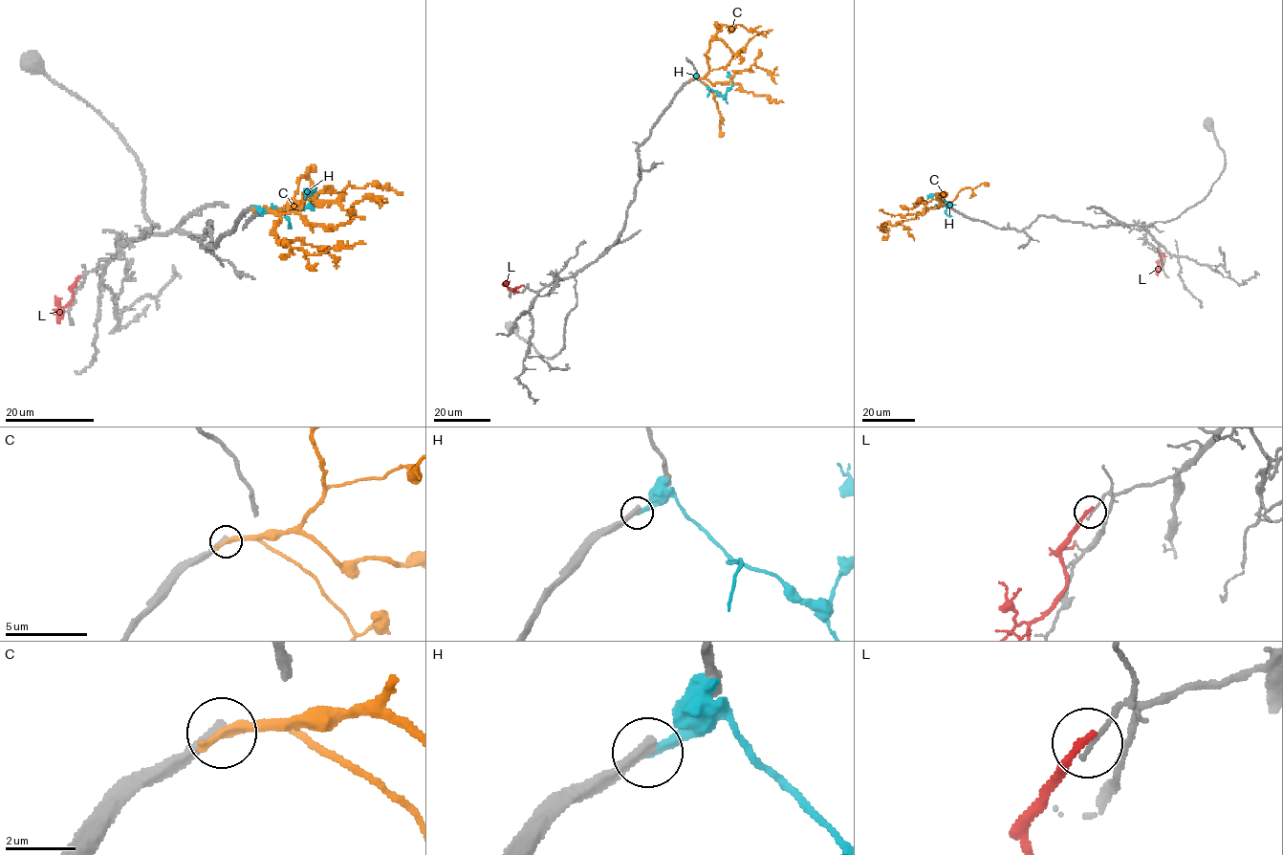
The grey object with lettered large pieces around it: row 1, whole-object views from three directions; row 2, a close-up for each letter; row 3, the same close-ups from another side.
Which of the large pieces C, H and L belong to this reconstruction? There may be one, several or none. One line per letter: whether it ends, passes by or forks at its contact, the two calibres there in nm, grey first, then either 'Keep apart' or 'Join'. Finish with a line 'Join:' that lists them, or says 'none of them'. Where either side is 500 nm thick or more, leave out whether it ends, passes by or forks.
C: It ends there. Thickness 400 nm (grey) against 360 nm. Keep apart
H: It ends there. Thickness 460 nm (grey) against 380 nm. Keep apart
L: It ends there. Thickness 130 nm (grey) against 240 nm. Keep apart
Join: none of them

